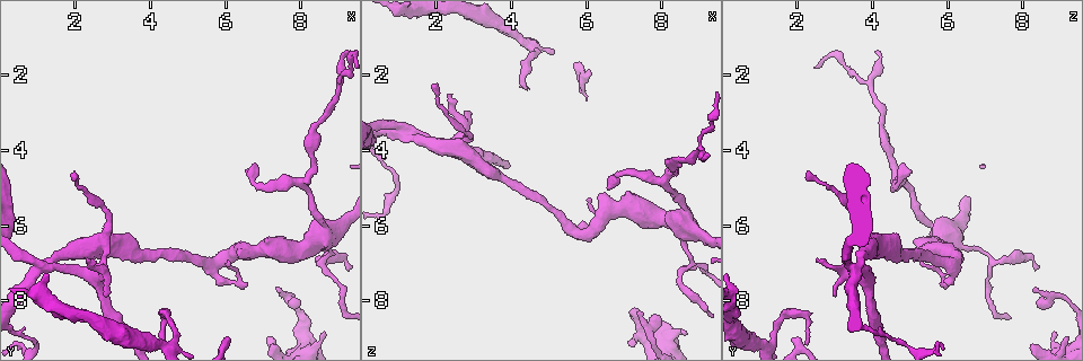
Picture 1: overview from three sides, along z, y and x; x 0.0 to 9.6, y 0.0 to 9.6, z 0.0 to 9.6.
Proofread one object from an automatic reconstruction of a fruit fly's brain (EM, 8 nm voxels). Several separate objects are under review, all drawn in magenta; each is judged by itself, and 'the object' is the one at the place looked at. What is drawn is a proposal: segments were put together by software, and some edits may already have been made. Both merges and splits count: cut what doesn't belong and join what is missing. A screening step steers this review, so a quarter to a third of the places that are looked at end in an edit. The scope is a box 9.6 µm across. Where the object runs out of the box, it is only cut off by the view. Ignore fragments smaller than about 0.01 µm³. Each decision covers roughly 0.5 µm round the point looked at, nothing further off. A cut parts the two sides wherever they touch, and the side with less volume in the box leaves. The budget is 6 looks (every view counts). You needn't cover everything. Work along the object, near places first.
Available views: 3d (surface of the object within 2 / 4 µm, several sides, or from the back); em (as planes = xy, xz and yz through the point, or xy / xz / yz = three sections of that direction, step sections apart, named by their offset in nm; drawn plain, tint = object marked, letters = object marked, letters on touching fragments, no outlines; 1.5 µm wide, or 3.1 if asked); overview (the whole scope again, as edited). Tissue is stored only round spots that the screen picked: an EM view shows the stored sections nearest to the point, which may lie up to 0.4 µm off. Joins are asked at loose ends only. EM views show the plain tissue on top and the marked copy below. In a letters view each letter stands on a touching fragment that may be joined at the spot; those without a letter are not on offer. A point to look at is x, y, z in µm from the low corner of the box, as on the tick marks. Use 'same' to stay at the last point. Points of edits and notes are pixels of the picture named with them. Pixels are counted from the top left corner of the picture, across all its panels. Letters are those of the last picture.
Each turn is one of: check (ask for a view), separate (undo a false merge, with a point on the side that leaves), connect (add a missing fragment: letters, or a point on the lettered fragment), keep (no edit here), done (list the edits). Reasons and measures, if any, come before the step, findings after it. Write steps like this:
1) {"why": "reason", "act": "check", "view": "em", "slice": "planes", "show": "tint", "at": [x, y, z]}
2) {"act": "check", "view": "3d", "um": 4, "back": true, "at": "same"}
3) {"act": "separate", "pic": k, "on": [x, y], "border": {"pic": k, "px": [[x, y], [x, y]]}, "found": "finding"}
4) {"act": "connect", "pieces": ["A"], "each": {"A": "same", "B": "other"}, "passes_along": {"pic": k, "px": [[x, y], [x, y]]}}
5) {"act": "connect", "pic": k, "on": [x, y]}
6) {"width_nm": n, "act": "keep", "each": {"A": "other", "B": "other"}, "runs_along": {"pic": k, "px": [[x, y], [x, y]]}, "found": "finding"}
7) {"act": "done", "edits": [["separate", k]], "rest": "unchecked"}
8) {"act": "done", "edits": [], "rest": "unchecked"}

{"why": "sharp bend", "act": "check", "view": "3d", "um": 2, "at": [5.65, 7.05, 6.15]}

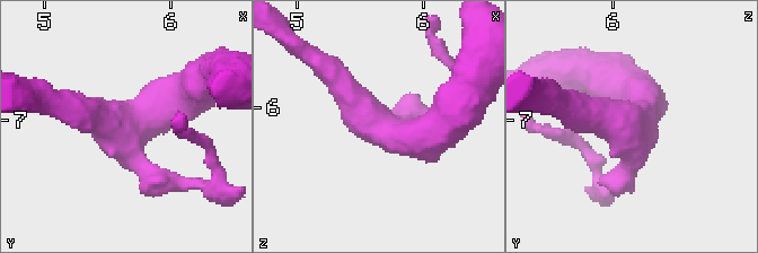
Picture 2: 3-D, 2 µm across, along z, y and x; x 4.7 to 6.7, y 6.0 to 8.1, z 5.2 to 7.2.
{"arms": 3, "why": "need the tissue", "act": "check", "view": "em", "slice": "planes", "show": "tint", "at": [5.70, 7.04, 6.16]}

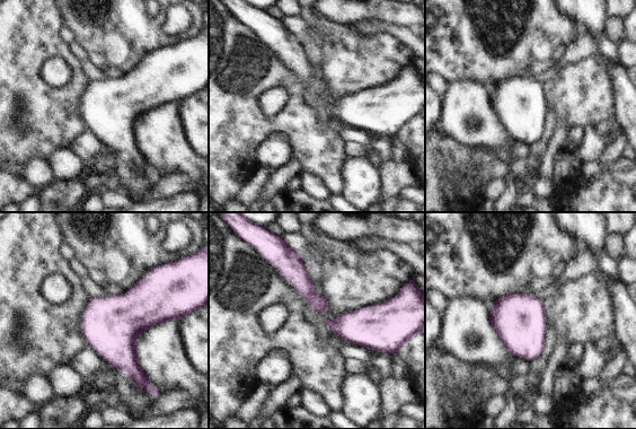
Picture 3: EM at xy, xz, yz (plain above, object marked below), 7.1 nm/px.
{"why": "what lies round it", "act": "check", "view": "em", "slice": "planes", "show": "letters", "at": "same"}

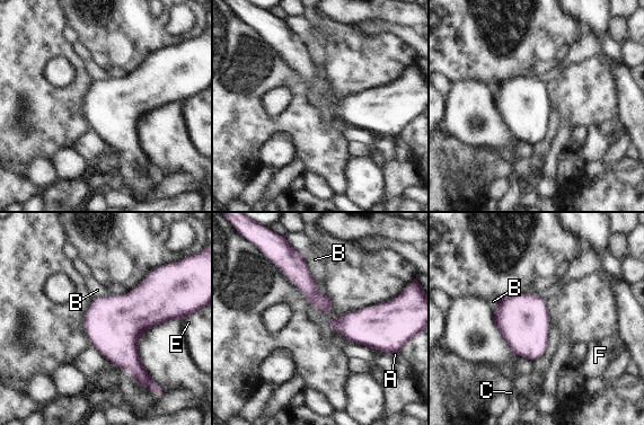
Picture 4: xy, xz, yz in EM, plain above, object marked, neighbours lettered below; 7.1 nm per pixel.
{"width_nm": 380, "act": "keep", "each": {"A": "other", "B": "other", "C": "other", "E": "other", "F": "other"}, "border": {"pic": 4, "px": [[305, 255], [319, 295]]}, "found": "continuous, no second cell"}

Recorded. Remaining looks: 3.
{"why": "free end", "act": "check", "view": "em", "slice": "yz", "step": 4, "show": "letters", "at": [2.85, 7.85, 3.00]}

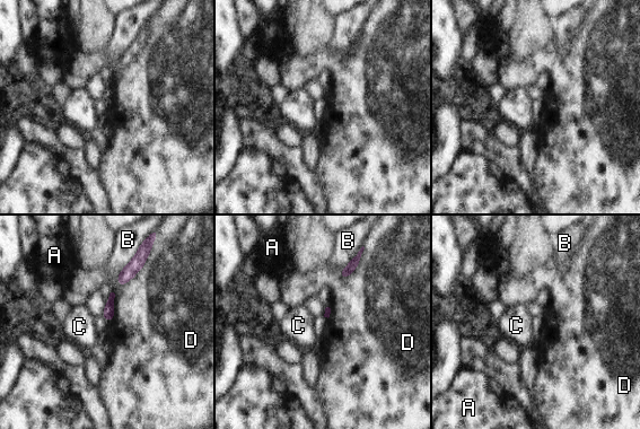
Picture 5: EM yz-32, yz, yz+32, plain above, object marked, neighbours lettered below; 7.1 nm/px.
{"act": "keep", "each": {"A": "other", "B": "other", "C": "other", "D": "other"}, "border": {"pic": 5, "px": [[148, 256], [131, 279], [116, 283]]}, "found": "no lettered fragment goes on from it"}

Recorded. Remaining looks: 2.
{"why": "stops while still wide", "act": "check", "view": "3d", "um": 2, "at": [8.60, 8.80, 8.90]}

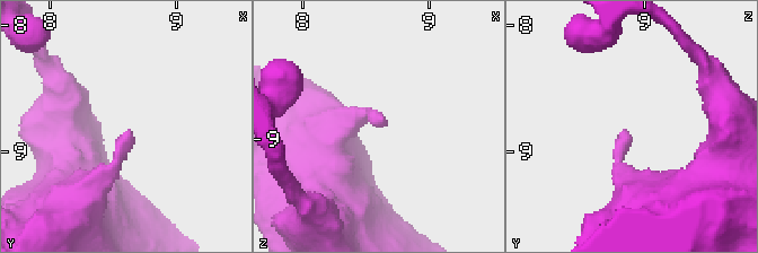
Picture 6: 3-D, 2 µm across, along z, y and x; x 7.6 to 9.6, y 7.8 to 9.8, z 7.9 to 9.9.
{"act": "check", "view": "em", "slice": "planes", "show": "letters", "at": [8.62, 8.82, 8.84]}

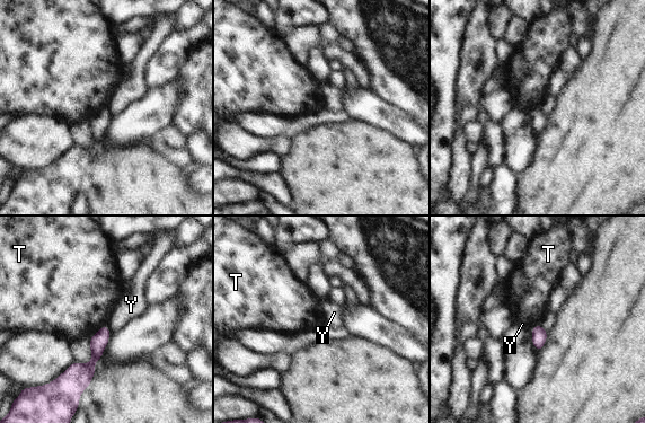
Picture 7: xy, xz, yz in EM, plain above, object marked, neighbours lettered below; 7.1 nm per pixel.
{"act": "keep", "each": {"T": "other", "Y": "other"}, "runs_along": {"pic": 7, "px": [[105, 328], [81, 387]]}, "found": "none of them fits"}

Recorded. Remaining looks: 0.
{"act": "done", "edits": [], "rest": "unchecked"}

